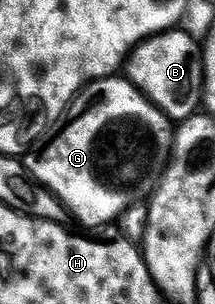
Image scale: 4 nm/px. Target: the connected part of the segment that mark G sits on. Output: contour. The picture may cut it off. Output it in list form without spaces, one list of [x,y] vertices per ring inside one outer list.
[[[122,75],[104,77],[90,82],[74,98],[53,136],[41,147],[29,150],[24,164],[31,178],[46,186],[73,216],[75,213],[86,225],[106,225],[121,213],[128,212],[137,201],[145,202],[154,193],[171,161],[175,132],[170,118],[159,111],[129,79]]]

